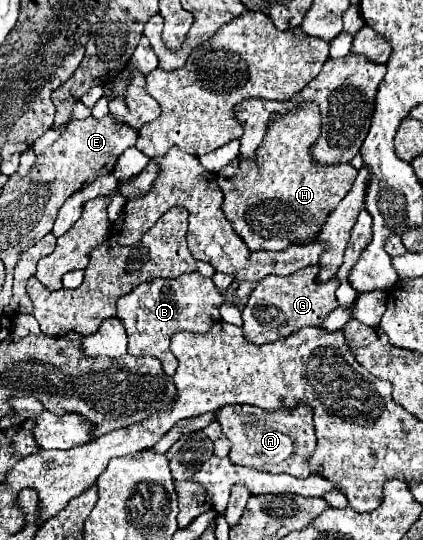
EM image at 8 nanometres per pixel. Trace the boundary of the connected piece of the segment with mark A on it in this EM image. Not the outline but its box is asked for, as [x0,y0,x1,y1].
[203,402,317,478]

